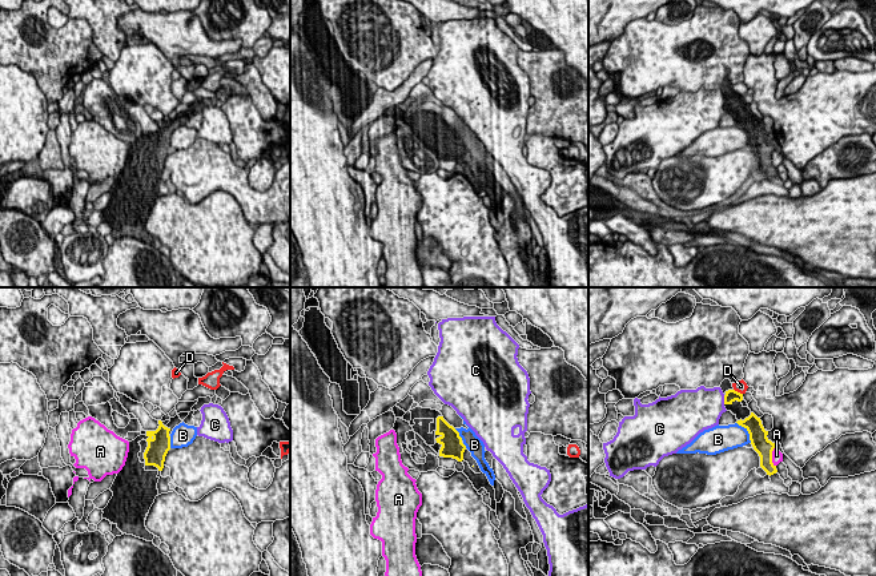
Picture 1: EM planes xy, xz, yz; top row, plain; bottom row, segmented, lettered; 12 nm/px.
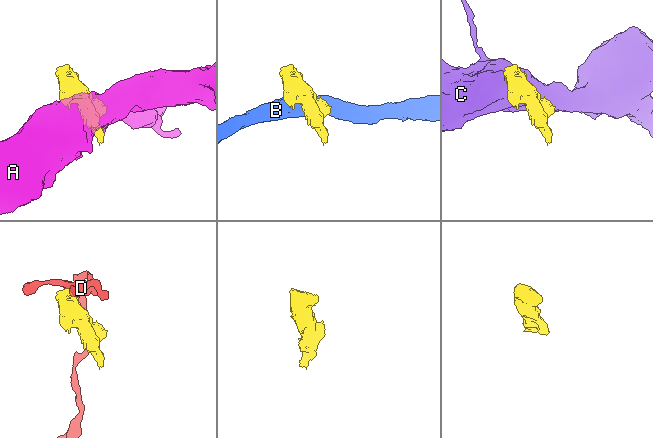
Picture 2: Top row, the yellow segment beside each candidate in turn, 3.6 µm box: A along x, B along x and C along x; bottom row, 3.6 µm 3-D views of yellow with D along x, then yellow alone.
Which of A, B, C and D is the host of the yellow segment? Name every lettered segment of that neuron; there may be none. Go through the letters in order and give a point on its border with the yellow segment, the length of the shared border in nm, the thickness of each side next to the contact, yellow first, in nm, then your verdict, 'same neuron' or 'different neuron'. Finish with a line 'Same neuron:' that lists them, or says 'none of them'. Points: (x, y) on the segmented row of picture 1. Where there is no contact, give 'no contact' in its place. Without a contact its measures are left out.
A: meets yellow in yz at (771, 456); contact 240 nm long; 220 nm thick on the yellow side, 130 nm on the other; different neuron
B: meets yellow in yz at (747, 430); contact 320 nm long; 220 nm thick on the yellow side, 300 nm on the other; different neuron
C: meets yellow in yz at (724, 399); contact 110 nm long; 160 nm thick on the yellow side, 420 nm on the other; different neuron
D: meets yellow in yz at (736, 391); contact 130 nm long; 160 nm thick on the yellow side, 160 nm on the other; different neuron
Same neuron: none of them

